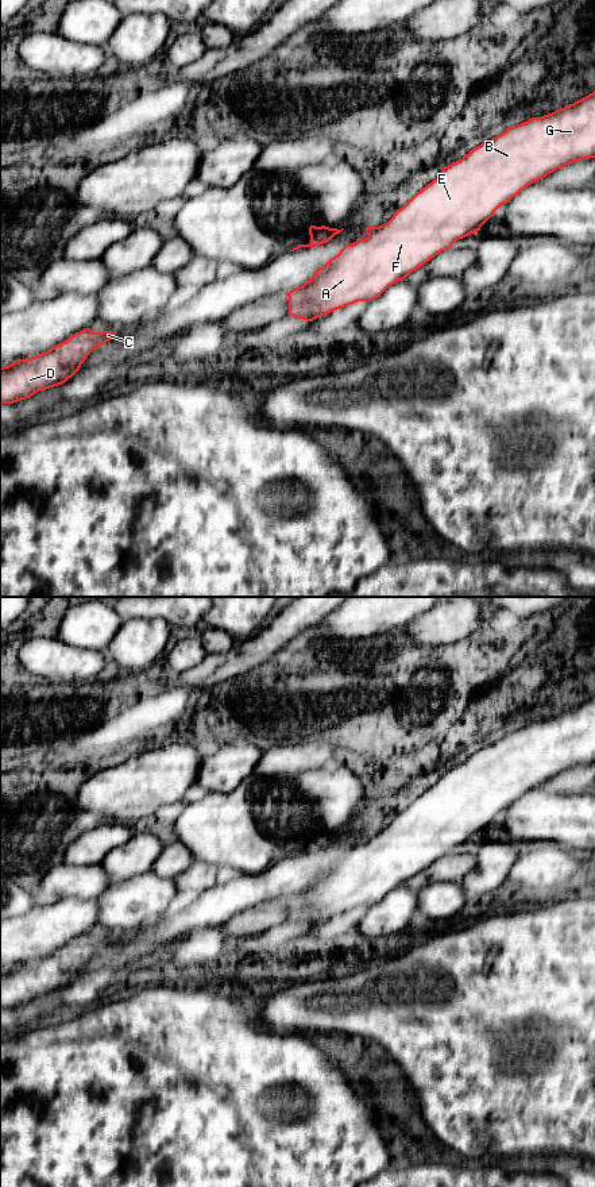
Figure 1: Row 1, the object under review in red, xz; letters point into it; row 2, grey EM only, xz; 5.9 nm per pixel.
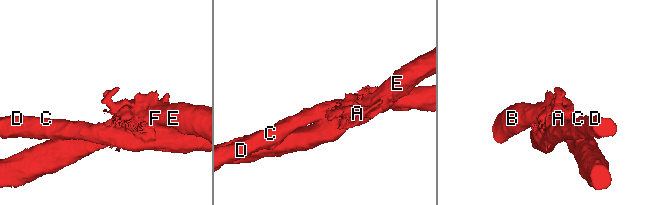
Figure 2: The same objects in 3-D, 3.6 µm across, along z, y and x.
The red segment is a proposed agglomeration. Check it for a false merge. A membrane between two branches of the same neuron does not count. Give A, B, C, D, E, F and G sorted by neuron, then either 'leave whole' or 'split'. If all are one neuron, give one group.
A B E F G / C D | split

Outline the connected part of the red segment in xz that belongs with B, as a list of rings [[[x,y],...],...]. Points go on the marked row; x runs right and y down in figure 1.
[[[595,90],[588,96],[541,117],[532,117],[507,130],[488,142],[472,149],[461,159],[444,166],[440,176],[417,192],[393,217],[372,227],[368,236],[351,243],[337,265],[318,281],[305,286],[301,293],[289,297],[289,311],[301,305],[309,308],[312,320],[358,301],[372,301],[389,286],[405,280],[441,251],[471,234],[475,234],[503,204],[510,203],[521,190],[548,174],[577,161],[595,158]]]

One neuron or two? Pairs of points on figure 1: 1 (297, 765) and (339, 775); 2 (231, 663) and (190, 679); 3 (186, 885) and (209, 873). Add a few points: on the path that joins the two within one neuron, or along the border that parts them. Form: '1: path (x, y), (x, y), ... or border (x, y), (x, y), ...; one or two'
1: path (308, 763), (320, 763), (328, 771); one
2: path (221, 667), (215, 667), (200, 677); one
3: path (192, 879), (204, 875); one

